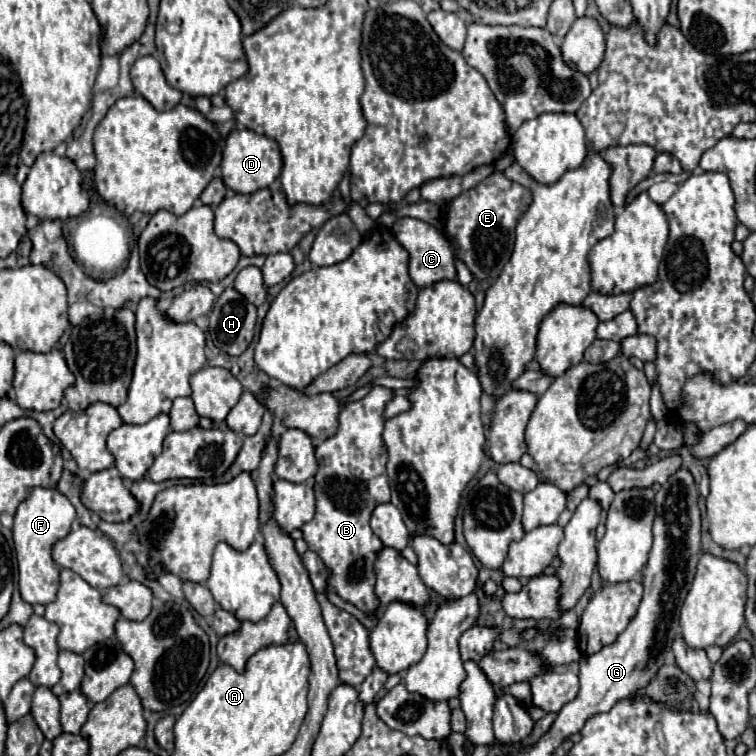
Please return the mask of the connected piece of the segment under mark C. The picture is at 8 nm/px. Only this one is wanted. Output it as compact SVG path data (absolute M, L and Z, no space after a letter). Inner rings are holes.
M400 218L394 226L392 226L394 238L398 240L400 246L406 248L406 252L410 254L408 260L408 272L412 282L418 288L424 286L432 286L440 280L456 280L456 266L454 266L454 254L450 248L450 242L444 238L444 234L440 230L436 230L432 224L422 222L418 218Z

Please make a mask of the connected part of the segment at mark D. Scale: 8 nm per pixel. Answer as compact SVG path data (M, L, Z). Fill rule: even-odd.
M238 128L238 130L232 130L230 136L226 138L220 168L222 168L222 180L224 180L226 188L234 190L236 194L252 194L260 188L268 188L280 176L282 156L280 156L278 144L274 140L260 136L252 130Z

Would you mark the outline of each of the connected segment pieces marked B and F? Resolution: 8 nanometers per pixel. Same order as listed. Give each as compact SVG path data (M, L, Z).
M376 386L362 400L342 408L336 434L316 446L318 472L312 480L316 494L316 514L312 522L306 522L300 528L308 550L316 552L328 568L328 584L342 600L354 604L366 616L372 616L380 606L380 600L374 592L374 562L384 544L372 532L370 518L372 510L378 504L390 502L390 486L386 474L388 450L382 440L386 418L382 412L392 398L392 390Z
M34 488L32 494L18 506L14 514L14 550L20 574L20 596L28 604L50 604L56 600L58 590L58 568L50 556L52 546L64 538L76 520L76 510L54 488Z

